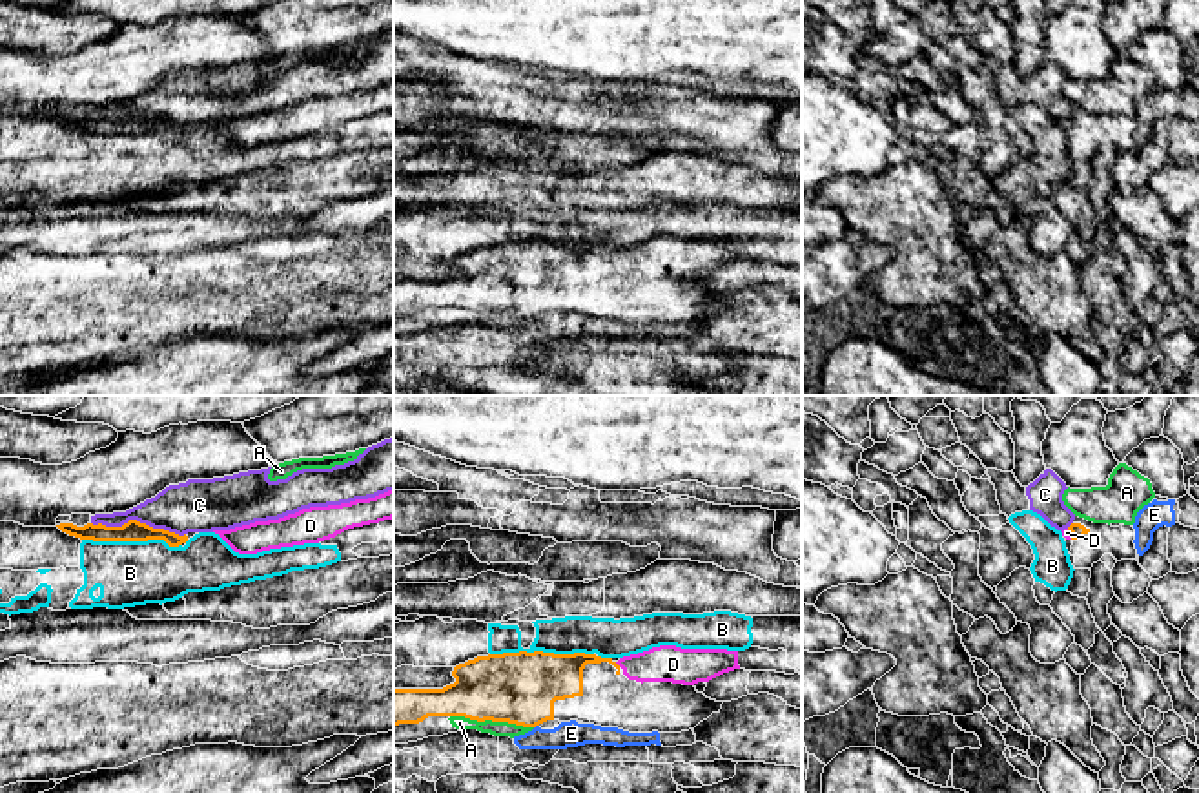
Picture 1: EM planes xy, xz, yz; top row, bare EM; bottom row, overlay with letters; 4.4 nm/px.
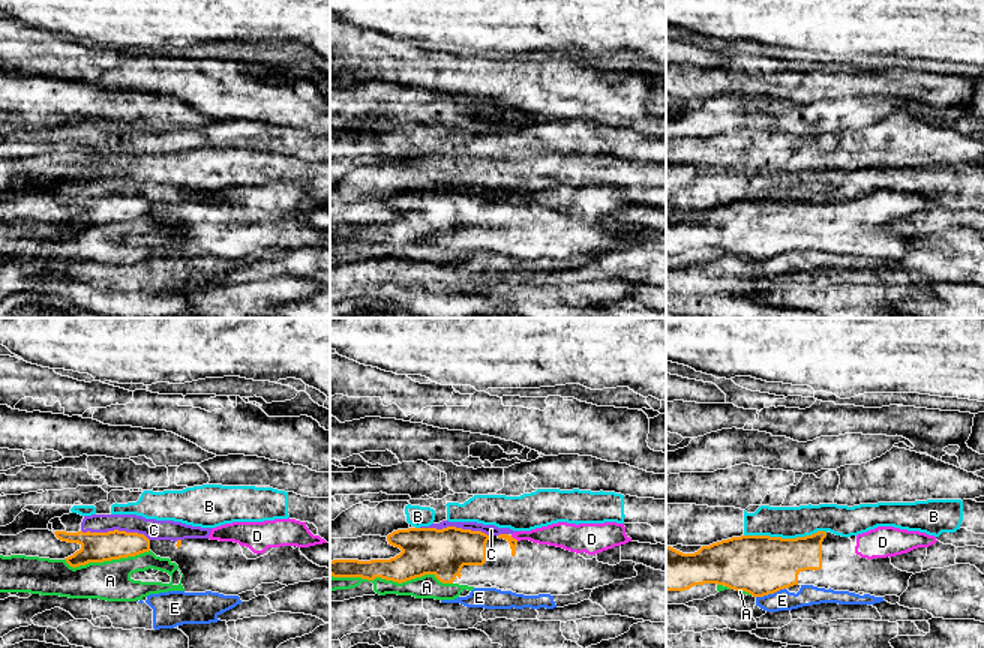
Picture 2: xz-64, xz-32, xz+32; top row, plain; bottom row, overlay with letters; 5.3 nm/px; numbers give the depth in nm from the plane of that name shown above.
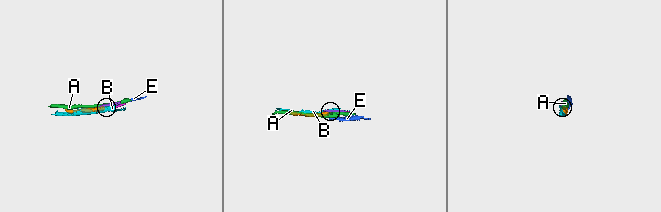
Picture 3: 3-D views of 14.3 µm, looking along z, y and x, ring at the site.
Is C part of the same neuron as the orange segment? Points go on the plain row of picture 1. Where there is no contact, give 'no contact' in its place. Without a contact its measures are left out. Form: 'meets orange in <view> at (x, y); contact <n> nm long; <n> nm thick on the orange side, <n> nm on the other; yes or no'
meets orange in xy at (139, 113); contact 420 nm long; 100 nm thick on the orange side, 220 nm on the other; no

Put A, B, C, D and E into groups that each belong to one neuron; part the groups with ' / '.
A / B / C / D / E

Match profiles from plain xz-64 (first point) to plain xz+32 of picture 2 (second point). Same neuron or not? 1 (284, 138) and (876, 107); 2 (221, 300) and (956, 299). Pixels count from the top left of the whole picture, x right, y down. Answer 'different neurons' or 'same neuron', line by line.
1: different neurons
2: different neurons

